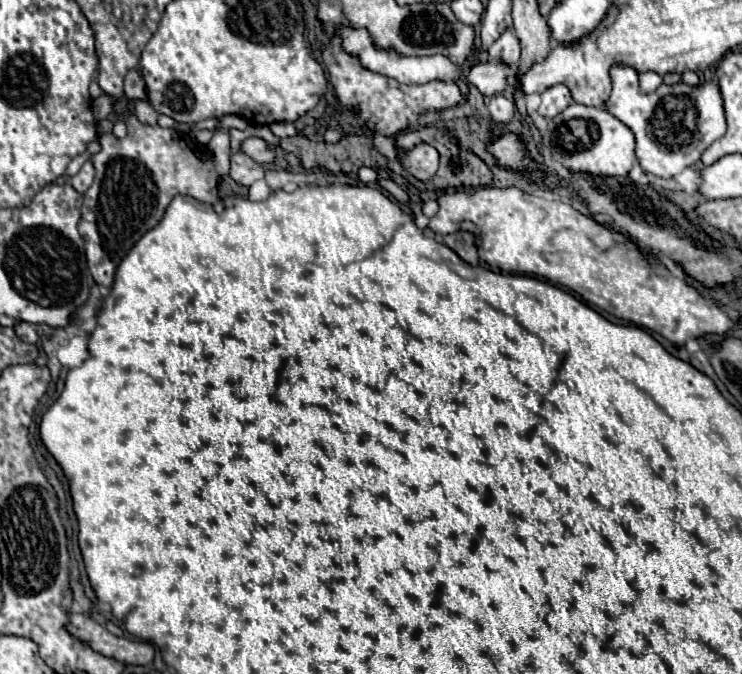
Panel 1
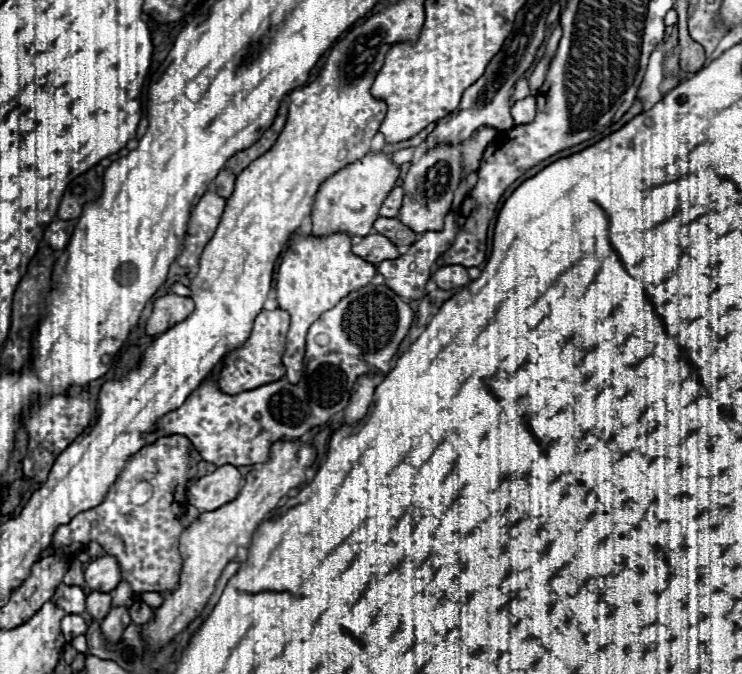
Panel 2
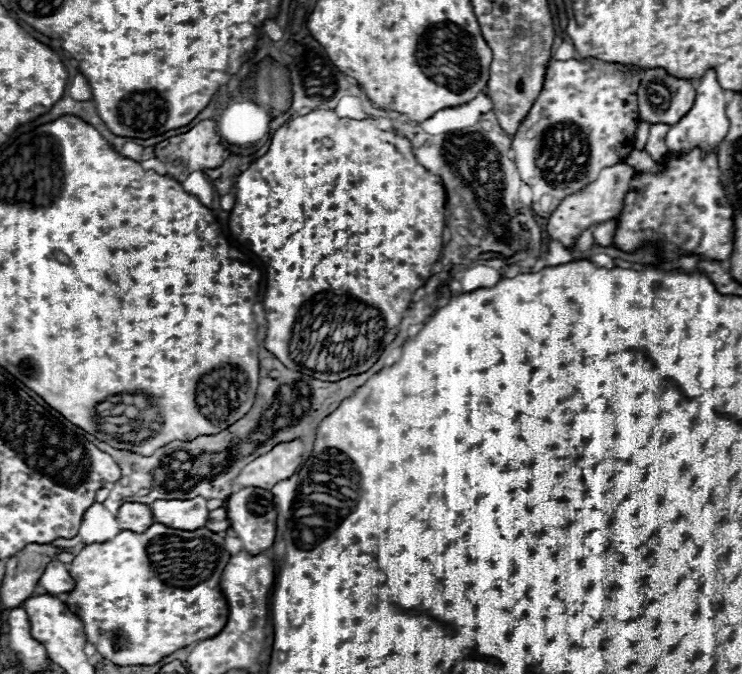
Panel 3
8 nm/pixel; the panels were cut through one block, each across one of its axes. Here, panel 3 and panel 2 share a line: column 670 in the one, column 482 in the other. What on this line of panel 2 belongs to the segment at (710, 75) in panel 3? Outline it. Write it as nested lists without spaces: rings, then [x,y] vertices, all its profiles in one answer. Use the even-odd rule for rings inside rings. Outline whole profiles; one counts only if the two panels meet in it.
[[[482,126],[478,128],[468,140],[448,146],[448,144],[440,144],[428,152],[424,152],[420,156],[418,162],[414,162],[404,178],[404,204],[400,208],[400,222],[406,224],[408,228],[412,228],[416,234],[420,232],[438,232],[444,226],[444,216],[450,212],[452,206],[452,198],[456,188],[460,186],[464,174],[470,174],[478,168],[480,158],[486,150],[486,146],[494,140],[496,136],[496,128],[490,126]]]

